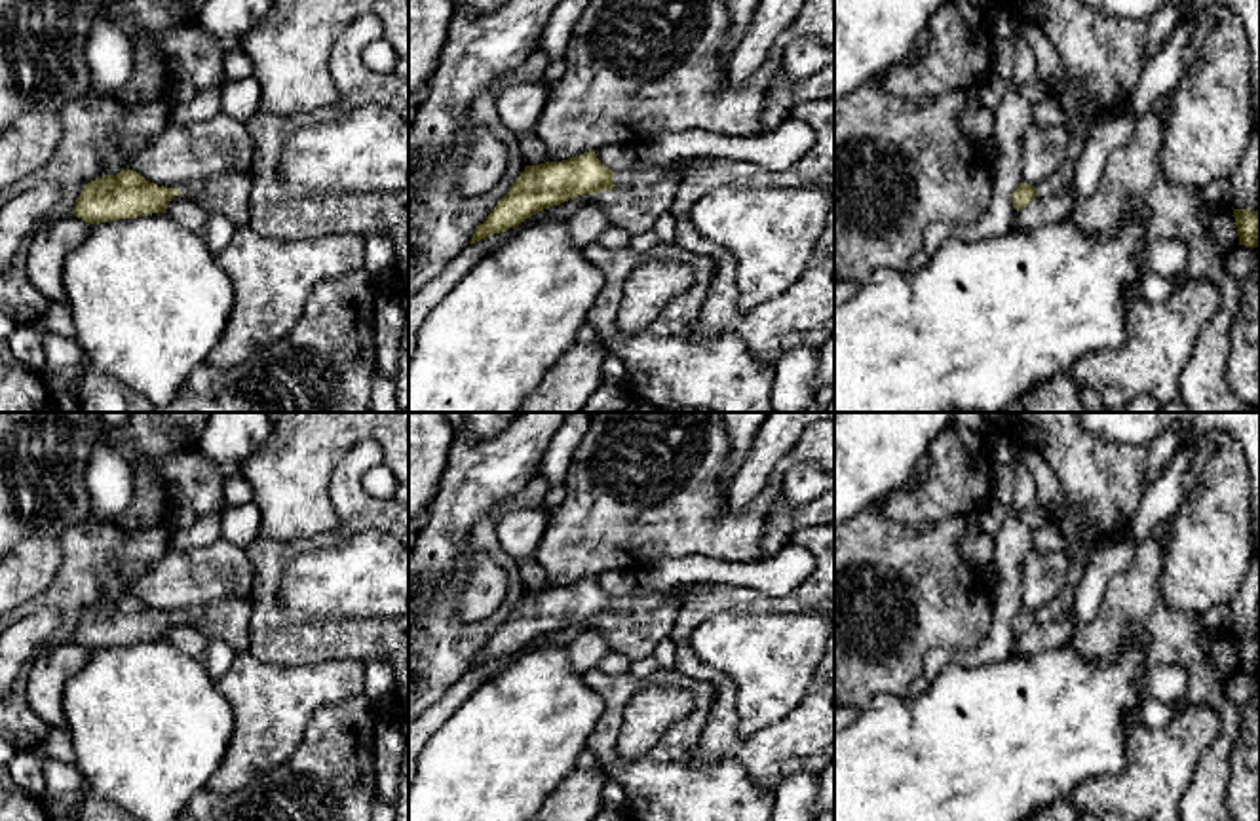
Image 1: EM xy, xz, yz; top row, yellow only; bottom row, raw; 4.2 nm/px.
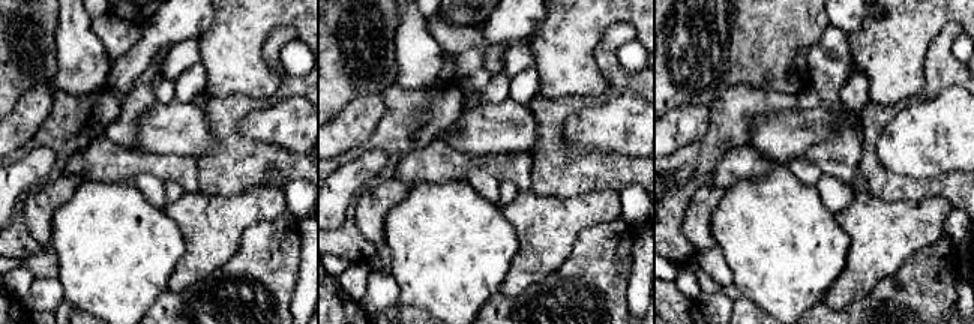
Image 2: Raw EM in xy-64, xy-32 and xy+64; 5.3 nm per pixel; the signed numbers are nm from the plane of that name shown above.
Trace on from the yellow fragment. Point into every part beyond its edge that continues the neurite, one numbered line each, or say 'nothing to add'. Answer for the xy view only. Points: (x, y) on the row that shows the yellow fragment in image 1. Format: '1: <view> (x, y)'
1: xy (227, 194)

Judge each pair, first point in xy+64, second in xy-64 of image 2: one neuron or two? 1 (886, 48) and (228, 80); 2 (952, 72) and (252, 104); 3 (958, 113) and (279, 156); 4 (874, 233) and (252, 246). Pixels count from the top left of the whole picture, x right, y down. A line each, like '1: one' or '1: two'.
1: one
2: one
3: two
4: two

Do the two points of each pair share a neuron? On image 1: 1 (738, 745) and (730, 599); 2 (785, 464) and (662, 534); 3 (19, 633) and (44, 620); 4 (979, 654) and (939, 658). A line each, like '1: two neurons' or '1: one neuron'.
1: one neuron
2: one neuron
3: one neuron
4: one neuron

